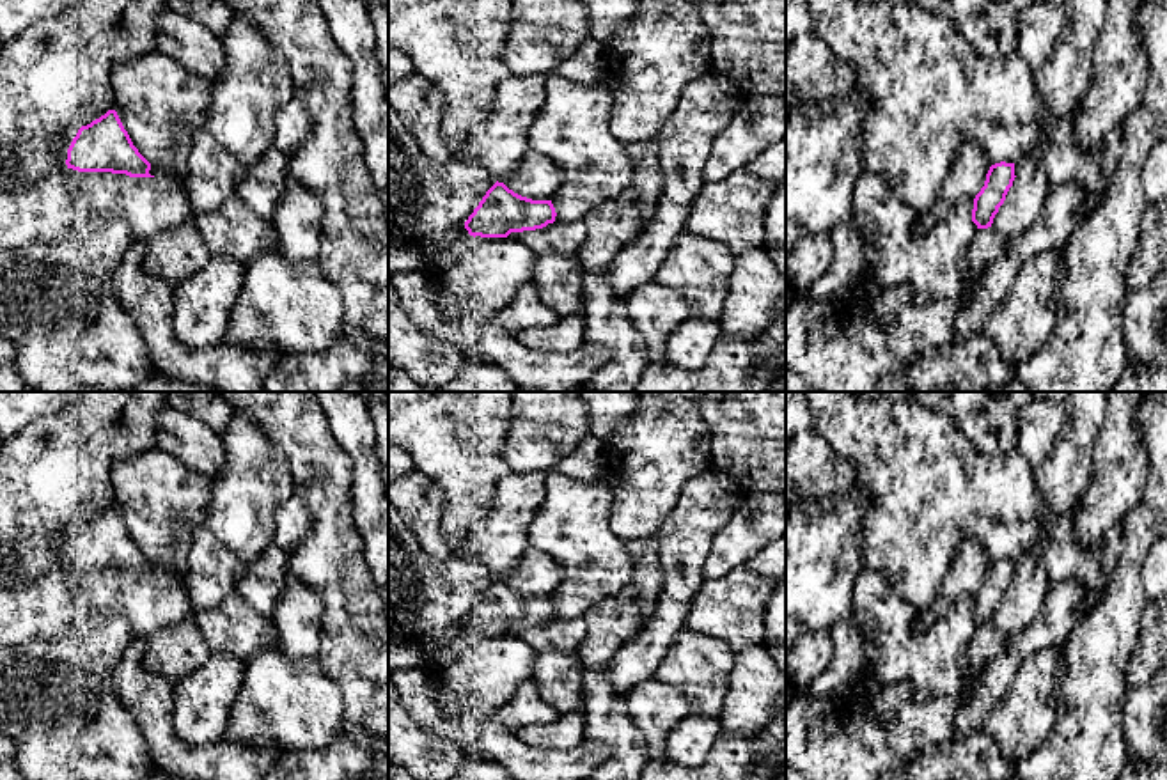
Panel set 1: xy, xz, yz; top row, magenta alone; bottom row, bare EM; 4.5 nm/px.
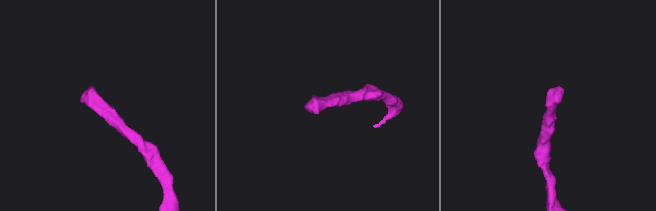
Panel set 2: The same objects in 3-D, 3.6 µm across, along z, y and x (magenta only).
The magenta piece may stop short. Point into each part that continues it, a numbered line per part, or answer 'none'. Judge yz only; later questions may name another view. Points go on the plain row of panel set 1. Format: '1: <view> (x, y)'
none

